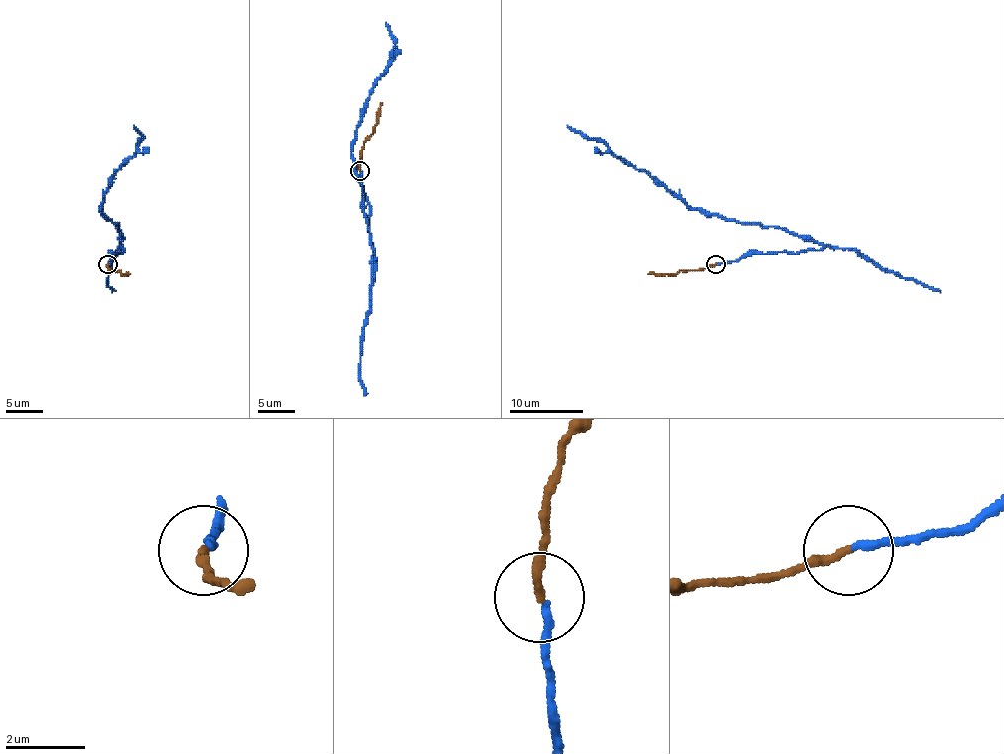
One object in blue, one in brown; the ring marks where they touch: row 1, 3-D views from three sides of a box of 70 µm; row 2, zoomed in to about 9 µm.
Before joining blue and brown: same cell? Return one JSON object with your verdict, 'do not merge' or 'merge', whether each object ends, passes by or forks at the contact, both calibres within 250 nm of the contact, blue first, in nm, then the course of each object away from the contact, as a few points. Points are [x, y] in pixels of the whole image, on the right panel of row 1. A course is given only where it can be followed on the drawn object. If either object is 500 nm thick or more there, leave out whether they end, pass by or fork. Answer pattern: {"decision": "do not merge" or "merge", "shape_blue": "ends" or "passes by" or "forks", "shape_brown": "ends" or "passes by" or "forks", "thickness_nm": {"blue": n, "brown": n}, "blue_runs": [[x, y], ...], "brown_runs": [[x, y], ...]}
{"decision": "merge", "shape_blue": "ends", "shape_brown": "ends", "thickness_nm": {"blue": 180, "brown": 200}, "blue_runs": [[716, 265], [822, 246], [780, 228], [690, 208], [602, 141], [567, 125]], "brown_runs": [[716, 265], [677, 274], [648, 274]]}

